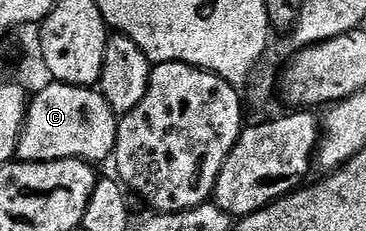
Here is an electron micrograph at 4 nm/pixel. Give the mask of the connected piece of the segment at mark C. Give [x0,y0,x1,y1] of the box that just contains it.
[17,81,119,164]

